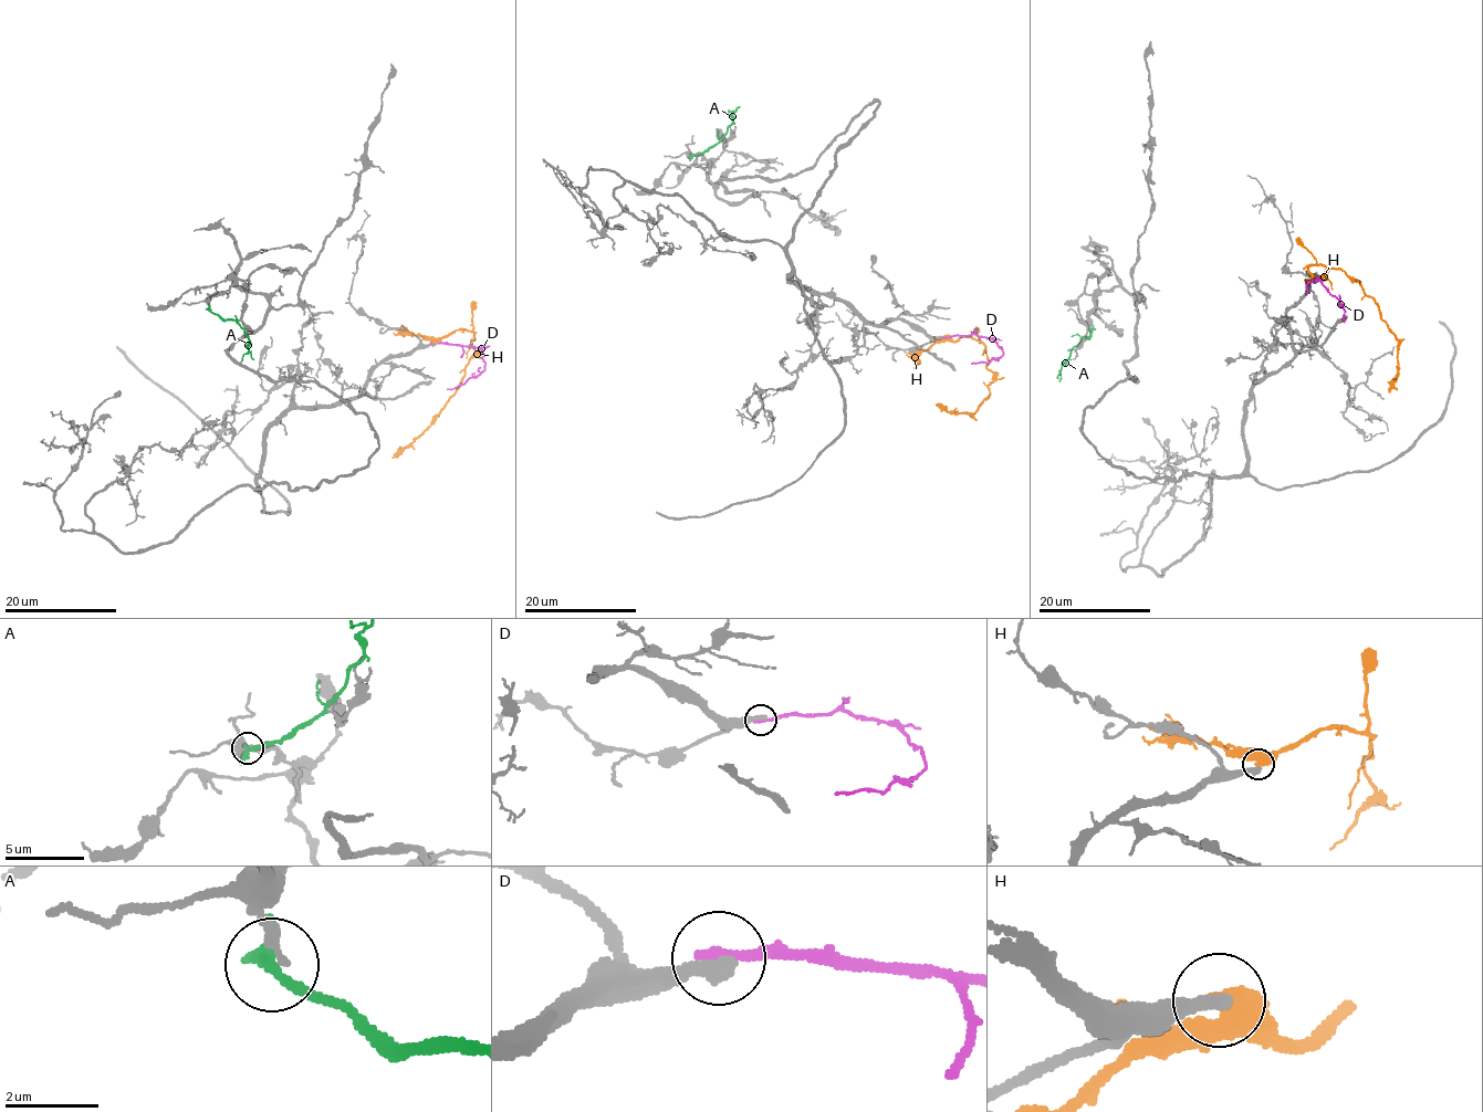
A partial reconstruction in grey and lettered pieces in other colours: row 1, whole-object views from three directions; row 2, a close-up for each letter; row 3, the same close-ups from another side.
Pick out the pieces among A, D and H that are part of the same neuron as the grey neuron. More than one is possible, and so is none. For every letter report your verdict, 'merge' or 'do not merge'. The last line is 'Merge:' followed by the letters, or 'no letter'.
A: do not merge
D: do not merge
H: do not merge
Merge: no letter

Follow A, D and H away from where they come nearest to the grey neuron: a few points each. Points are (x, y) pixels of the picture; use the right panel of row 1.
A: (1089, 331), (1092, 334), (1076, 345), (1061, 367), (1058, 381)
D: (1308, 285), (1315, 280), (1335, 296), (1345, 312), (1343, 323)
H: (1307, 283), (1312, 275), (1308, 266), (1339, 268), (1358, 281), (1375, 302), (1397, 339), (1397, 376), (1389, 392)

